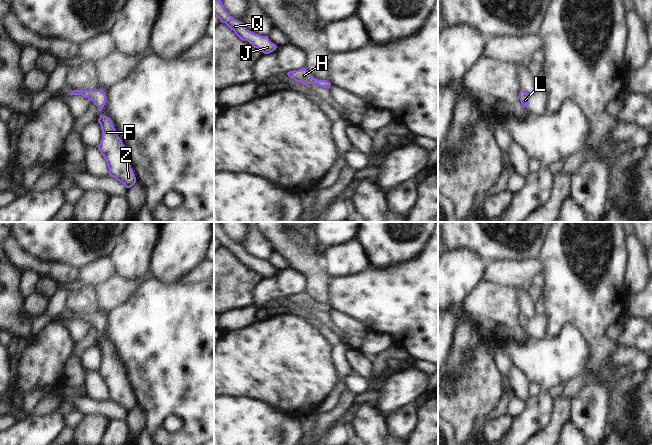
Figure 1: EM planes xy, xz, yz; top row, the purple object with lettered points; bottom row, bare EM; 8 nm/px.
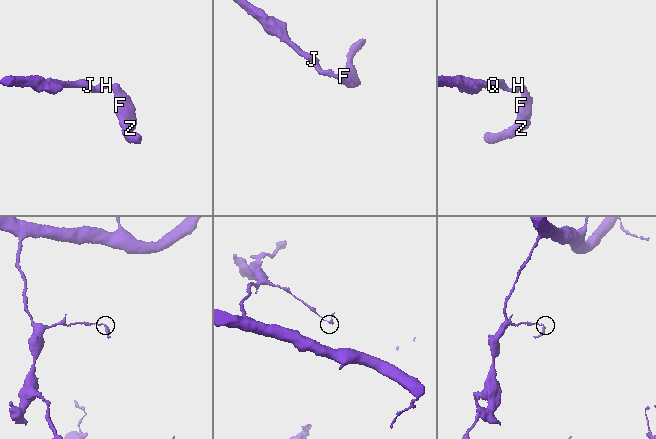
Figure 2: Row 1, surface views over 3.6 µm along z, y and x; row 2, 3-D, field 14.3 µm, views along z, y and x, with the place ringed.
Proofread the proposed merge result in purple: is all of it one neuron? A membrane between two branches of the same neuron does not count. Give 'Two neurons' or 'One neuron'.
One neuron.

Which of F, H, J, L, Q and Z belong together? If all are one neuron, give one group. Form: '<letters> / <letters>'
F H J L Q Z

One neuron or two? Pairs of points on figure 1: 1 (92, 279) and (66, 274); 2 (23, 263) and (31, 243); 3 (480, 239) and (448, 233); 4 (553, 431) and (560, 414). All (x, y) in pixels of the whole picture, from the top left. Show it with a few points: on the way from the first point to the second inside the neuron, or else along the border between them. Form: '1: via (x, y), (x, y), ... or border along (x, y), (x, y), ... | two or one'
1: border along (78, 270), (76, 279) | two
2: border along (11, 237), (23, 251), (49, 263) | two
3: via (472, 233), (456, 233) | one
4: via (554, 427), (559, 418) | one

